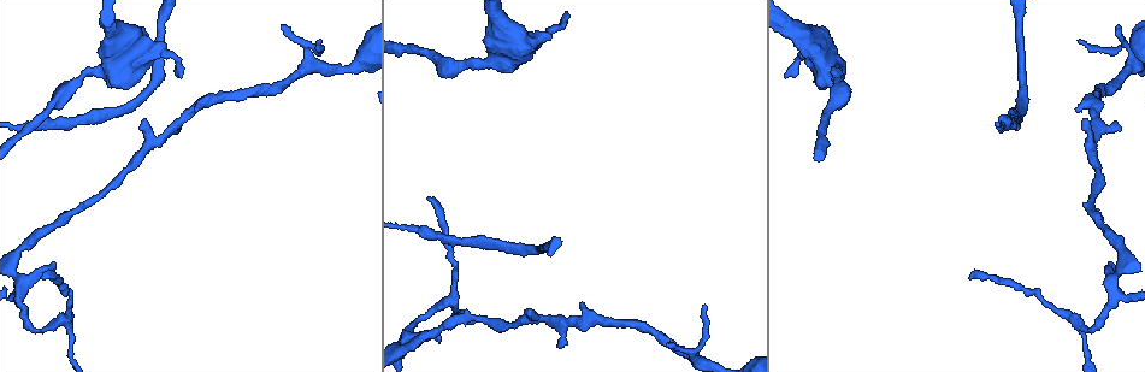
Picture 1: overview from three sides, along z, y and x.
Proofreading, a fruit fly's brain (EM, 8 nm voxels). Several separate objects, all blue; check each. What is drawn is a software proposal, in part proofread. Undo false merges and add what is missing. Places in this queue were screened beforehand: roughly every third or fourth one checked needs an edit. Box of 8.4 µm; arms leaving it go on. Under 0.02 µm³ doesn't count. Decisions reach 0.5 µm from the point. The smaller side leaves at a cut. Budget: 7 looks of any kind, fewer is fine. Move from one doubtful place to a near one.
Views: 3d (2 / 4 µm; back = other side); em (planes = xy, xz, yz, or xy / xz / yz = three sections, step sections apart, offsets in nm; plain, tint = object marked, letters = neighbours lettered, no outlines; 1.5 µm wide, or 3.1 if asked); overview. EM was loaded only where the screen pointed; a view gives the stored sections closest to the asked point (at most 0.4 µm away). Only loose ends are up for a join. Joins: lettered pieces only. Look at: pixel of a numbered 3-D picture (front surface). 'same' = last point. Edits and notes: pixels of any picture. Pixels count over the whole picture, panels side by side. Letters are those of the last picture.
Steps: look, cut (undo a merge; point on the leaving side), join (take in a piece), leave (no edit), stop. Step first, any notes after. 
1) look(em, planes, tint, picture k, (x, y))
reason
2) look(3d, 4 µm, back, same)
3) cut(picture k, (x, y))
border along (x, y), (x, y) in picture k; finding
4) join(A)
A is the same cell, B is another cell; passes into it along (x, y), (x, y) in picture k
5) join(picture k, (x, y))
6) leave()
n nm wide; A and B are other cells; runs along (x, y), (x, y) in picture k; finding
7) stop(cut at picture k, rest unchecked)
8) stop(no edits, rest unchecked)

look(em, planes, tint, picture 1, (145, 118))
branch stops here

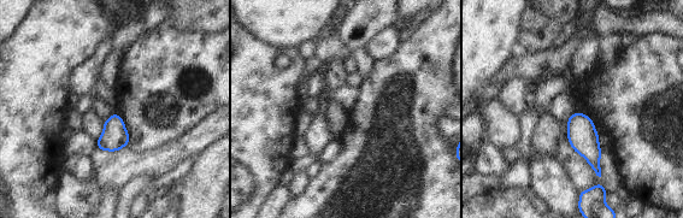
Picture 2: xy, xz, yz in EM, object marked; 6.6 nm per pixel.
look(em, planes, letters, same)

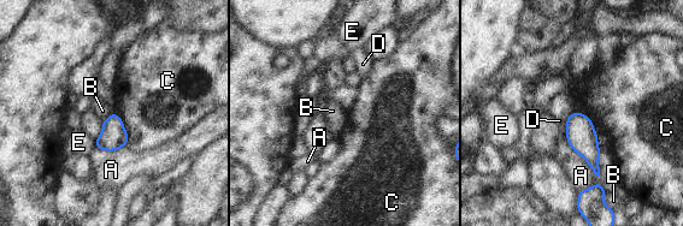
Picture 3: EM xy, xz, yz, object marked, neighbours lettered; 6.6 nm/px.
leave()
A, B, C, D and E are other cells; none of them fits

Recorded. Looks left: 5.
look(em, planes, tint, picture 1, (409, 226))
calibre changes

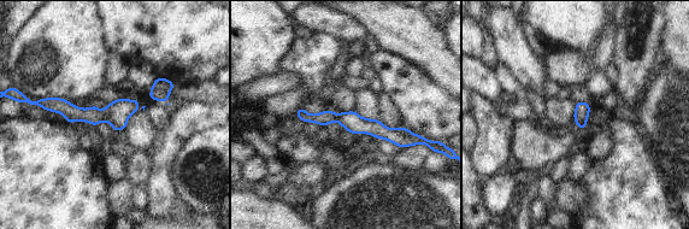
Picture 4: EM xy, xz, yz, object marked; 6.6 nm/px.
look(em, planes, letters, same)
what lies round it

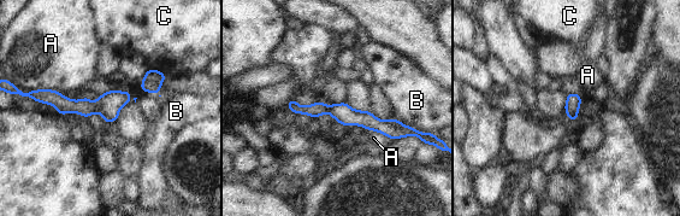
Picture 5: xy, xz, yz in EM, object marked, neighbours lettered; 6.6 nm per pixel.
leave()
A, B and C are other cells; runs along (290, 105), (336, 110), (404, 133) in picture 5; all the same neuron

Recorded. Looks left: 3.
look(em, xy, step 4, letters, picture 1, (821, 28))
free end

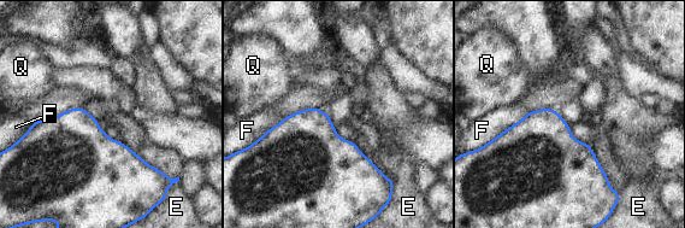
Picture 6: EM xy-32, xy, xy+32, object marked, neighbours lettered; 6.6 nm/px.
leave()
E, F and Q are other cells; border along (533, 110), (478, 150) in picture 6; no lettered piece goes on from it

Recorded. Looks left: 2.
stop(no edits, rest unchecked)

